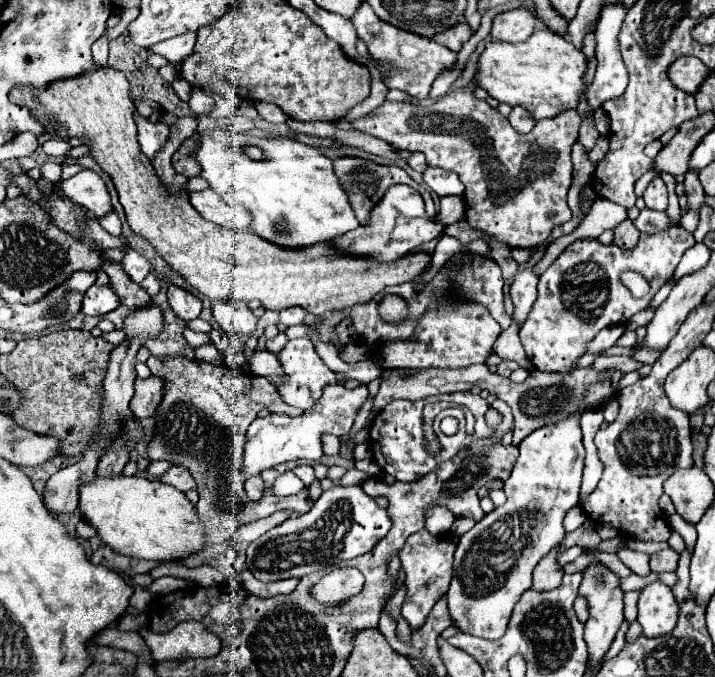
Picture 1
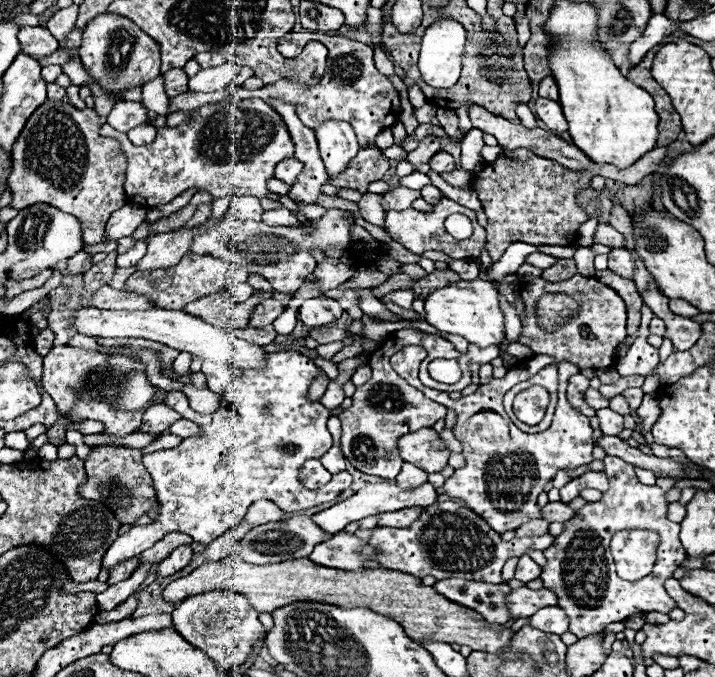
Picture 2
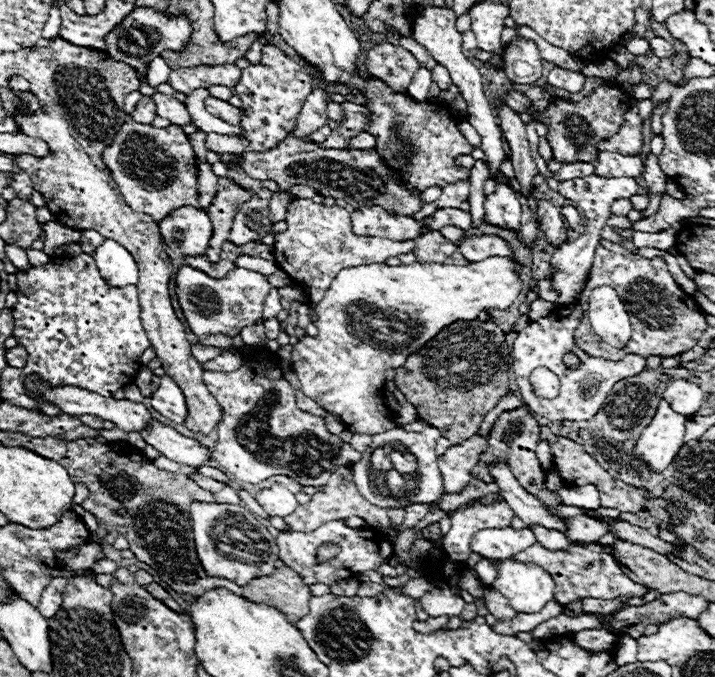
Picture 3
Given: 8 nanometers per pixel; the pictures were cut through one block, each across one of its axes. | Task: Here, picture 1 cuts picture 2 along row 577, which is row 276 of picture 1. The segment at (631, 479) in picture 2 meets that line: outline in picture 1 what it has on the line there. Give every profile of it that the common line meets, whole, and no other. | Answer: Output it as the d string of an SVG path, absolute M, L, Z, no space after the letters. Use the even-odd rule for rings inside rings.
M670 226L666 232L650 236L640 234L632 250L620 248L614 242L602 244L598 238L572 242L540 276L538 298L522 324L520 340L530 362L542 372L568 372L574 360L584 354L586 342L592 340L598 330L612 324L626 324L636 312L650 304L662 284L672 278L682 254L694 244L692 232L686 232L682 226ZM622 270L636 270L646 276L650 292L642 298L634 298L618 278Z

